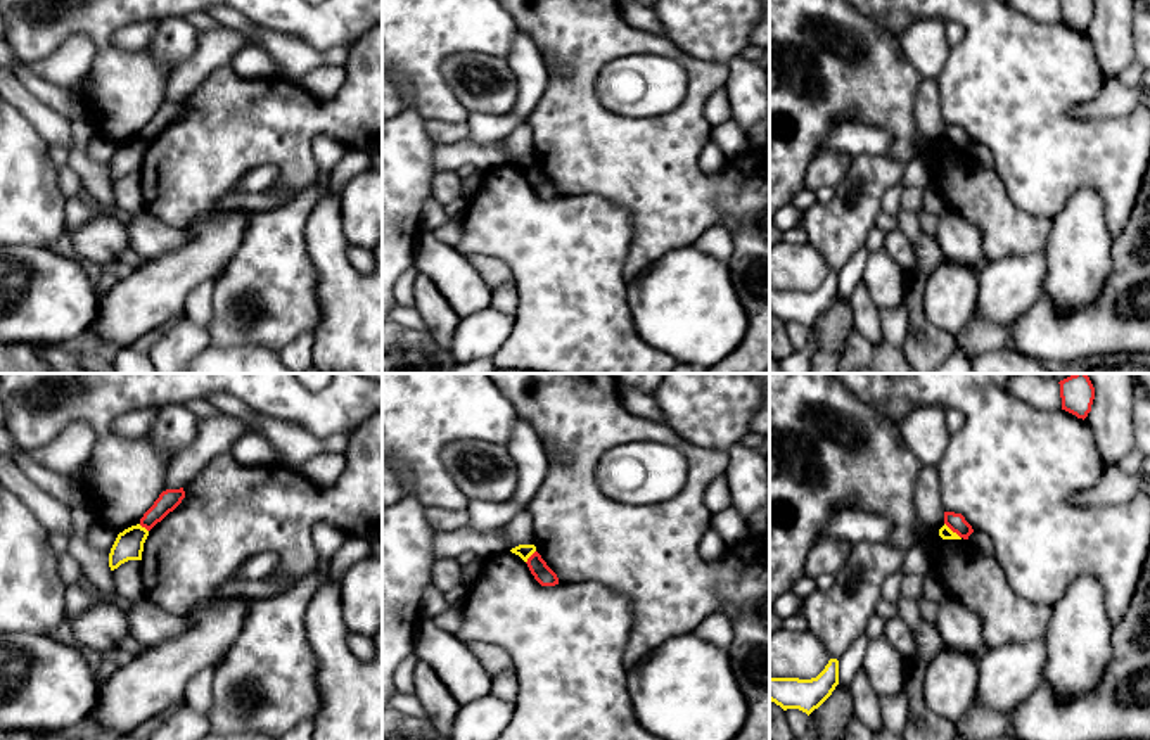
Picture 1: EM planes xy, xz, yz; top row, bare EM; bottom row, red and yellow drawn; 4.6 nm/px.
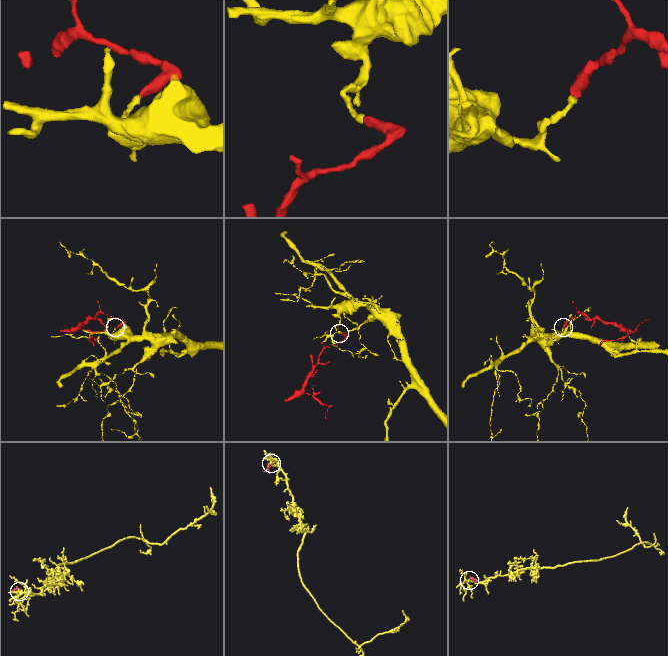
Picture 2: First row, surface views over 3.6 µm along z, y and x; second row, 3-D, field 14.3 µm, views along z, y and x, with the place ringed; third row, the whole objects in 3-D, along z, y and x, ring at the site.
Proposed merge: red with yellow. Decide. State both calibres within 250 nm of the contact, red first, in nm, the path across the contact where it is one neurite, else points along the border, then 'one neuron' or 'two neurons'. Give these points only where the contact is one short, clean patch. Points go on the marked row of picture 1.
90 nm thick on the red side, 60 nm on the other; border along yz (945, 523), (960, 538); two neurons

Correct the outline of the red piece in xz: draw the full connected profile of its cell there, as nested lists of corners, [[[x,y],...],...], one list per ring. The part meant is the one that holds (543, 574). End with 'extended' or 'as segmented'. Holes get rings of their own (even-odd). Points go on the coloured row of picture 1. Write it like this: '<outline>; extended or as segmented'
[[[534,552],[527,558],[526,564],[527,564],[531,574],[534,576],[534,579],[541,586],[555,586],[555,584],[559,584],[557,574],[546,565],[546,562],[541,558],[541,555],[538,552]]]; as segmented

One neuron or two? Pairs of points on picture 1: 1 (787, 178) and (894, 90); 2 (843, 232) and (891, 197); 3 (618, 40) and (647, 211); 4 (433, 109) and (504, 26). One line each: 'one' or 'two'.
1: one
2: two
3: one
4: one

